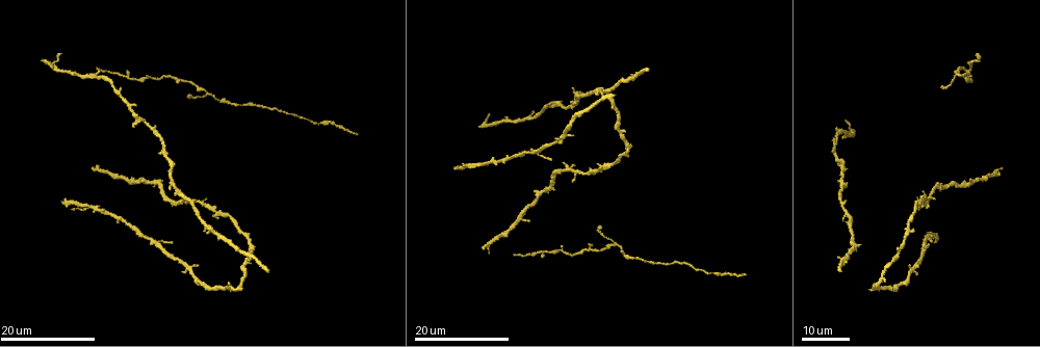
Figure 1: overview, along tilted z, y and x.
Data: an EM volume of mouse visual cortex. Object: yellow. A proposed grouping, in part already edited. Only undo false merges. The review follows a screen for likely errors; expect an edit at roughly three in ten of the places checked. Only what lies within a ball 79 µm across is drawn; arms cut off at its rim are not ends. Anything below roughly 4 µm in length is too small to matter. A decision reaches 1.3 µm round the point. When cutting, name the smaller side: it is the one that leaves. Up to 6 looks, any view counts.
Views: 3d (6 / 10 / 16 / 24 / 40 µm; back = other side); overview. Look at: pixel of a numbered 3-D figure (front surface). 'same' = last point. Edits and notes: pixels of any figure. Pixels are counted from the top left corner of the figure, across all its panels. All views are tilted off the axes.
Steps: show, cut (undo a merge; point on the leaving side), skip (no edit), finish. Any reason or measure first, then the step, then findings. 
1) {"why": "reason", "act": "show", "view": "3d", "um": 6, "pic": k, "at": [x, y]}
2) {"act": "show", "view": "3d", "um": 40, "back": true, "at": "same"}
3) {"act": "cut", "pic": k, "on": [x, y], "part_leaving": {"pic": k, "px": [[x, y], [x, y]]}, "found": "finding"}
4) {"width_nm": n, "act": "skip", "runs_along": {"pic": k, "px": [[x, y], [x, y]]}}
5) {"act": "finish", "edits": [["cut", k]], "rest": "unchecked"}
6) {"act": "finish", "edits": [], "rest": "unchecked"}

{"why": "branch point", "act": "show", "view": "3d", "um": 24, "pic": 1, "at": [207, 93]}

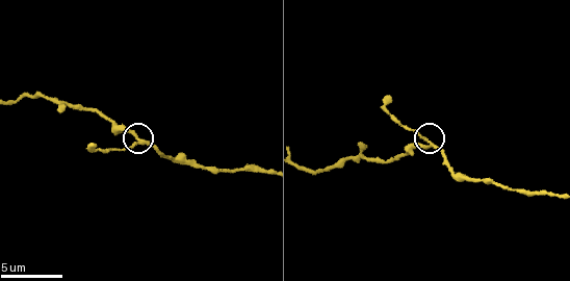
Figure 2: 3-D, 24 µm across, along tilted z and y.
{"why": "closer look", "act": "show", "view": "3d", "um": 6, "pic": 2, "at": [432, 144]}

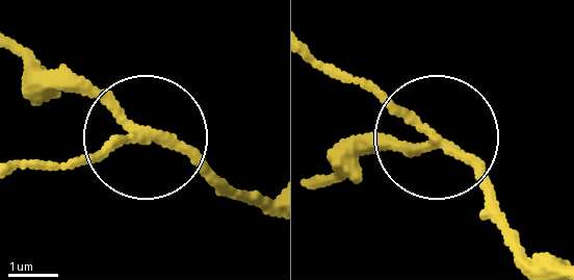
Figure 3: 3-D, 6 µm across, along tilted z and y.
{"act": "show", "view": "3d", "um": 6, "back": true, "pic": 3, "at": [141, 133]}

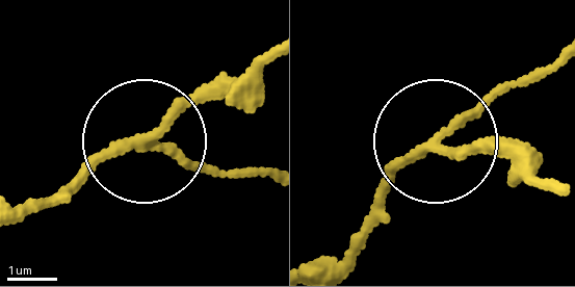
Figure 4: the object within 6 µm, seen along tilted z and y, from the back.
{"side_arm_um": 6, "act": "skip", "runs_along": {"pic": 4, "px": [[542, 189], [492, 158], [439, 148], [564, 53]]}, "found": "all the same neuron"}

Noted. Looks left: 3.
{"why": "calibre changes", "act": "show", "view": "3d", "um": 16, "pic": 1, "at": [713, 272]}

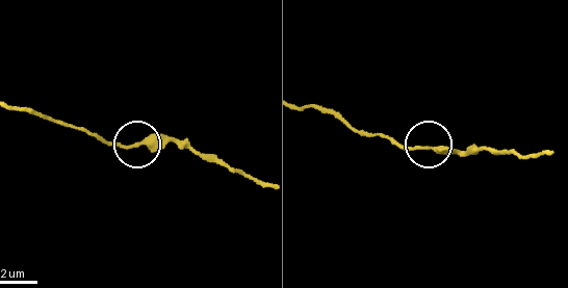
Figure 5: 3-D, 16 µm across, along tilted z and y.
{"why": "zoom in", "act": "show", "view": "3d", "um": 6, "pic": 5, "at": [138, 145]}

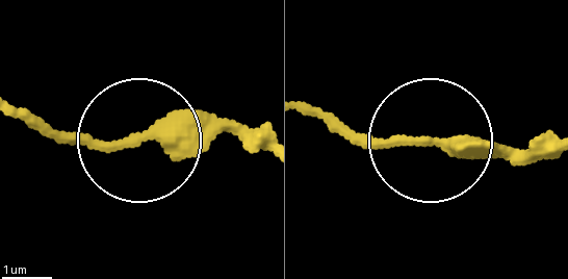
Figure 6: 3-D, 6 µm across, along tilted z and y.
{"width_nm": 270, "act": "skip", "runs_along": {"pic": 6, "px": [[311, 105], [367, 136], [462, 134], [558, 155]]}, "found": "all the same neuron"}

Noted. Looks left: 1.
{"act": "finish", "edits": [], "rest": "unchecked"}

